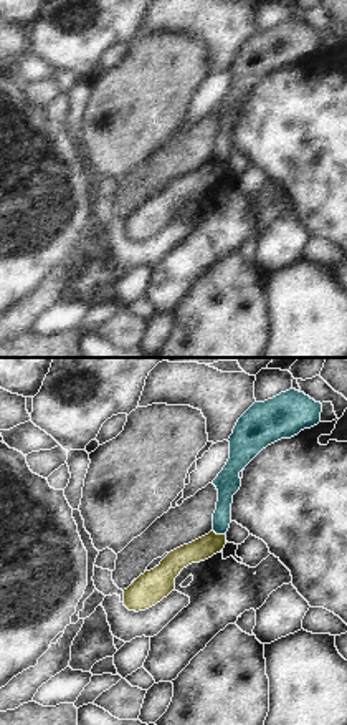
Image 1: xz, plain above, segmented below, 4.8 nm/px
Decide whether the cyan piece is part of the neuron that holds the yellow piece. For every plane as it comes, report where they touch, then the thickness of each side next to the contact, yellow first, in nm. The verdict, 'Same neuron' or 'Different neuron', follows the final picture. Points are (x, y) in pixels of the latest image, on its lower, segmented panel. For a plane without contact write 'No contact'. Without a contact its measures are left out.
Touches yellow at (220, 535). Thickness 110 nm (yellow) against 110 nm

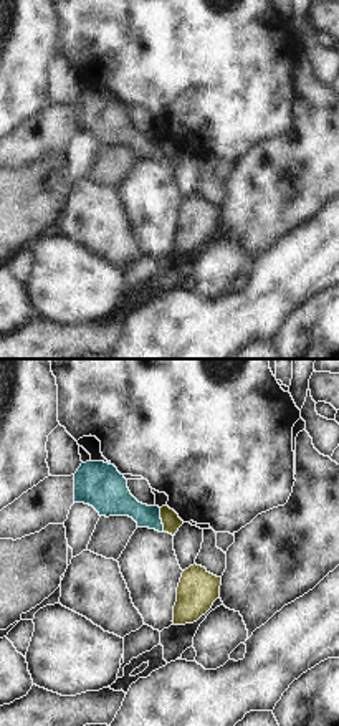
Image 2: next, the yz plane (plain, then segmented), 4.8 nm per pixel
Touches yellow at (161, 518). Thickness 90 nm (yellow) against 160 nm

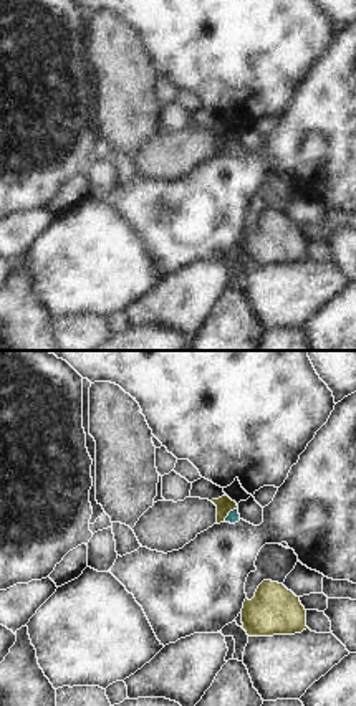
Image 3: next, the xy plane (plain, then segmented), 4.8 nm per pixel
Touches yellow at (229, 511). Thickness 80 nm (yellow) against 60 nm

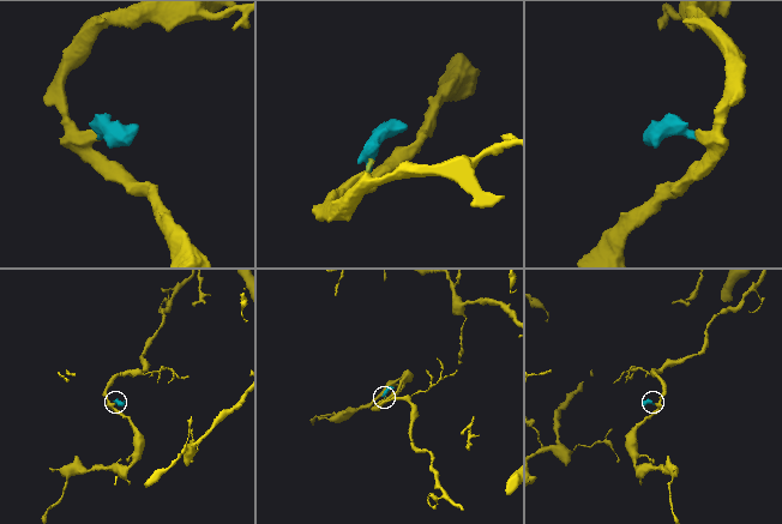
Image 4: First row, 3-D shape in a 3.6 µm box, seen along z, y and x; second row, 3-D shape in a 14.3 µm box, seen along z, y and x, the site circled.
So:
Different neuron

